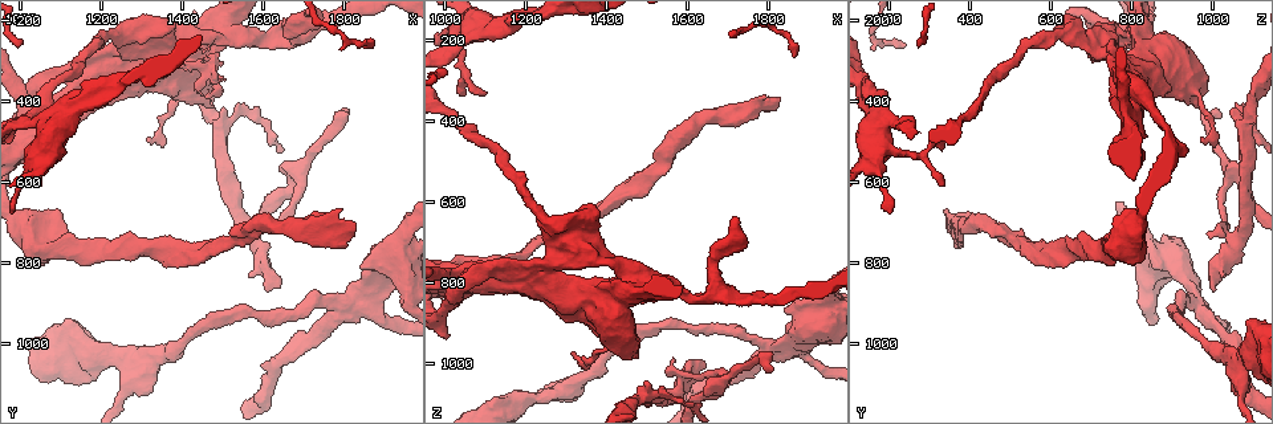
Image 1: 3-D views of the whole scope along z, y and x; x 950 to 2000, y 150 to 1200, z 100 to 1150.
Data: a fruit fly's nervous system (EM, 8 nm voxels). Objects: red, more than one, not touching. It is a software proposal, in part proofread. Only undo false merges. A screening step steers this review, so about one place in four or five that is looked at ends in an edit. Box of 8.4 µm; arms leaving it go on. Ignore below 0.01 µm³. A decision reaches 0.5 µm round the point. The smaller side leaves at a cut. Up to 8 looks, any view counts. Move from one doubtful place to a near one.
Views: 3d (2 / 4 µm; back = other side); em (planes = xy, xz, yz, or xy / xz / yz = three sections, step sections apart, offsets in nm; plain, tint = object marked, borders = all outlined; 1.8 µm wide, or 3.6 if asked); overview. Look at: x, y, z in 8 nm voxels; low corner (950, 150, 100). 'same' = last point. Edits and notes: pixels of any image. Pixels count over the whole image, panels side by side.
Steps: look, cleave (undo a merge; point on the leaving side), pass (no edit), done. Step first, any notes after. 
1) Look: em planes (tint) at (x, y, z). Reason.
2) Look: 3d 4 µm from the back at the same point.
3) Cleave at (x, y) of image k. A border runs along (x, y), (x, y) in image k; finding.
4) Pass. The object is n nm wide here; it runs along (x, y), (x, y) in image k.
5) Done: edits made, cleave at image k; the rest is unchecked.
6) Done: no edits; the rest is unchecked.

Look: em xz step 8 (tint) at (1750, 700, 375). Sudden change in width.

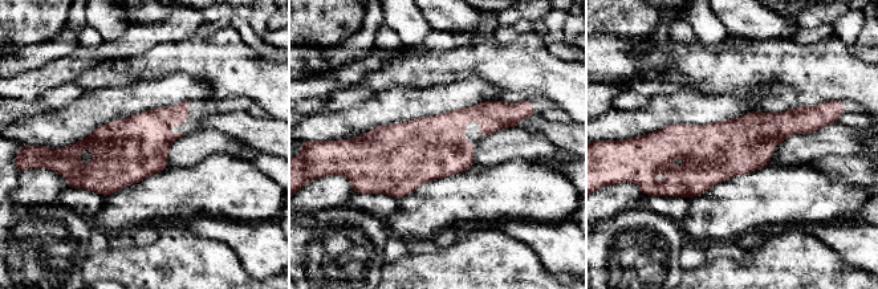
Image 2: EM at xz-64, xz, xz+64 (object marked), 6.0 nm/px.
Pass. The object is 360 nm wide here; it runs along (811, 125), (750, 139), (657, 135) in image 2; one cell here.

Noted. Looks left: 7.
Look: 3d 4 µm at (1945, 765, 830). Thick turns thin.

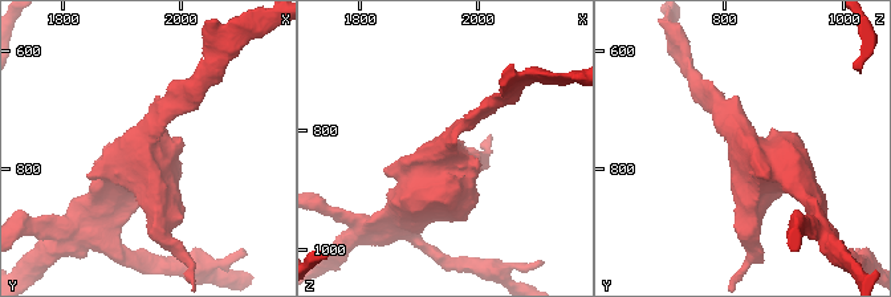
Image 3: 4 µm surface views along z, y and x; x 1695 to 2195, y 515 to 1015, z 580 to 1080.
Look: em 3.6 µm planes (plain) at (1945, 760, 840). Need the tissue.

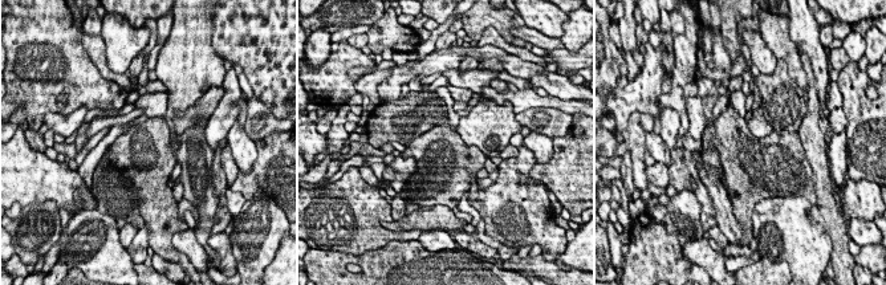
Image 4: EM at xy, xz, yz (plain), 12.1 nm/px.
Look: em 3.6 µm planes (tint) at the same point.

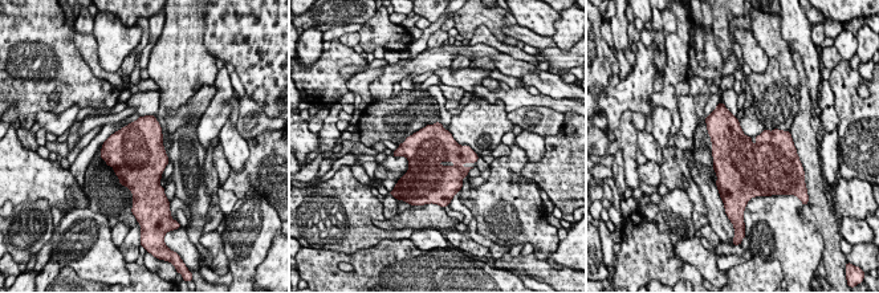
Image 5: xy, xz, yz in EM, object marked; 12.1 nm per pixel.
Pass. One cell here.

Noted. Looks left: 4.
Look: em planes (borders) at (1490, 450, 1080). Branch point.

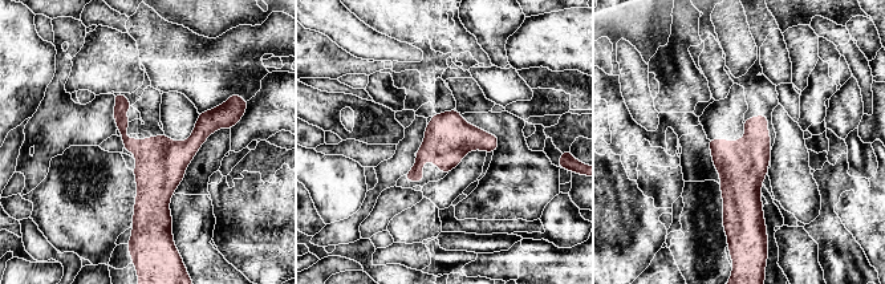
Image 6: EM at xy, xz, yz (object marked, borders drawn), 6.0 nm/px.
Pass. The object is 280 nm wide here; continuous, no second cell.

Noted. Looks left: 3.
Done: no edits; the rest is unchecked.

